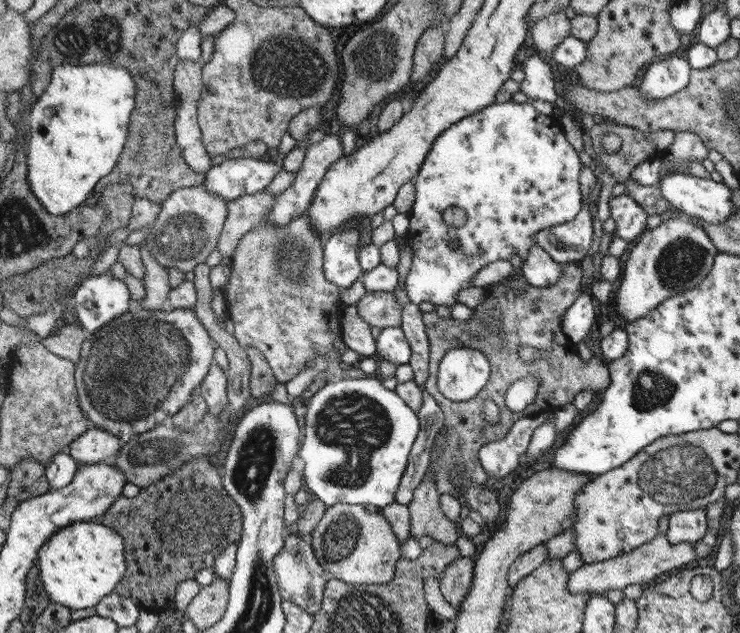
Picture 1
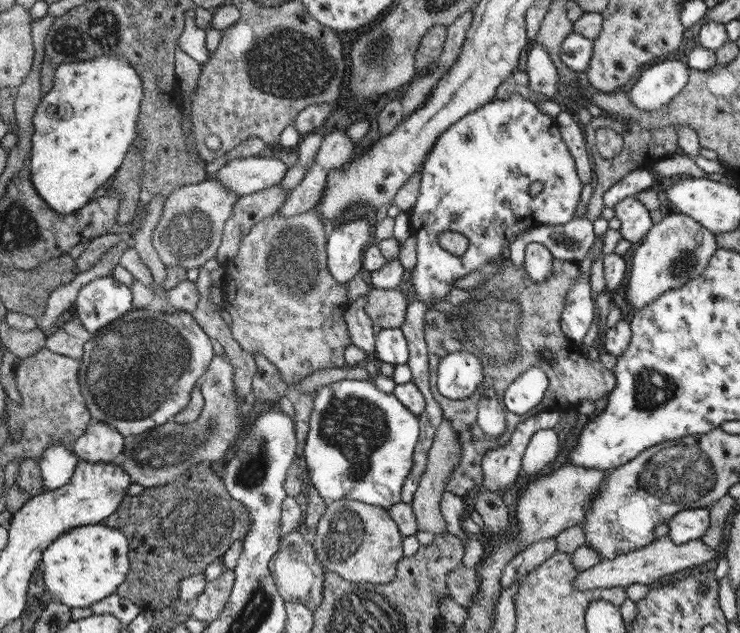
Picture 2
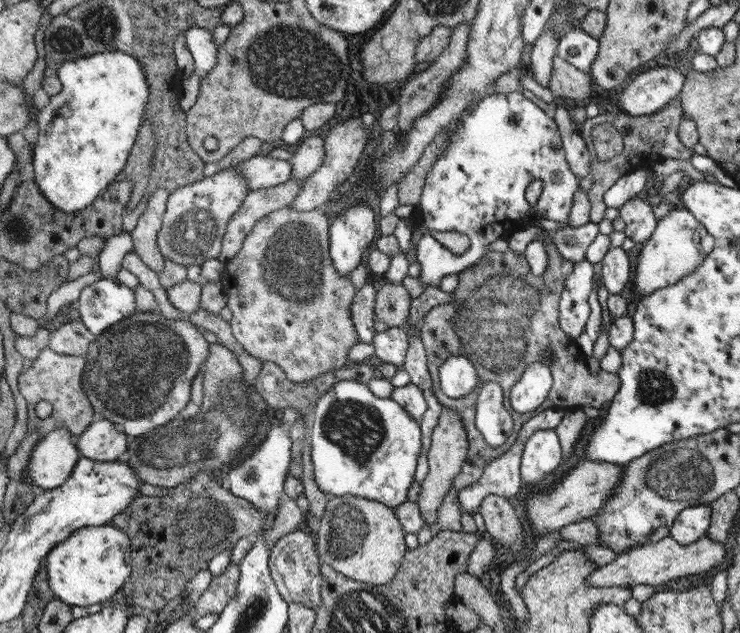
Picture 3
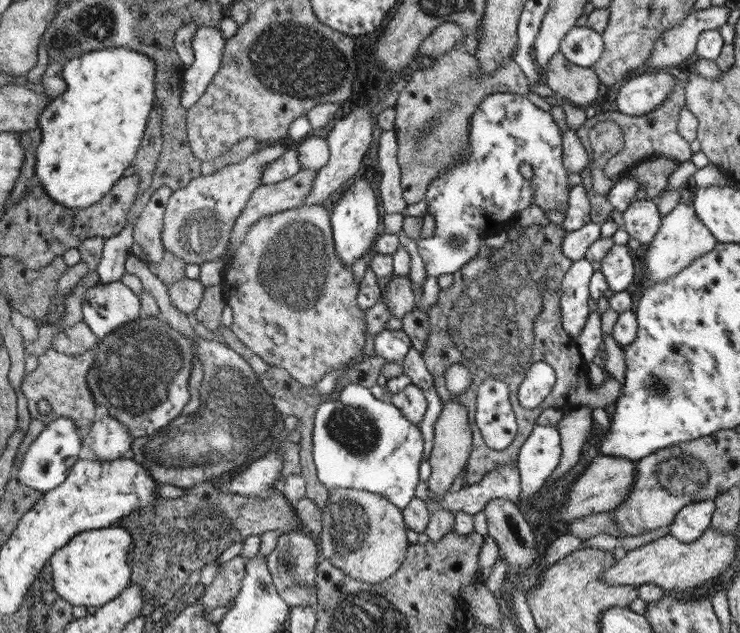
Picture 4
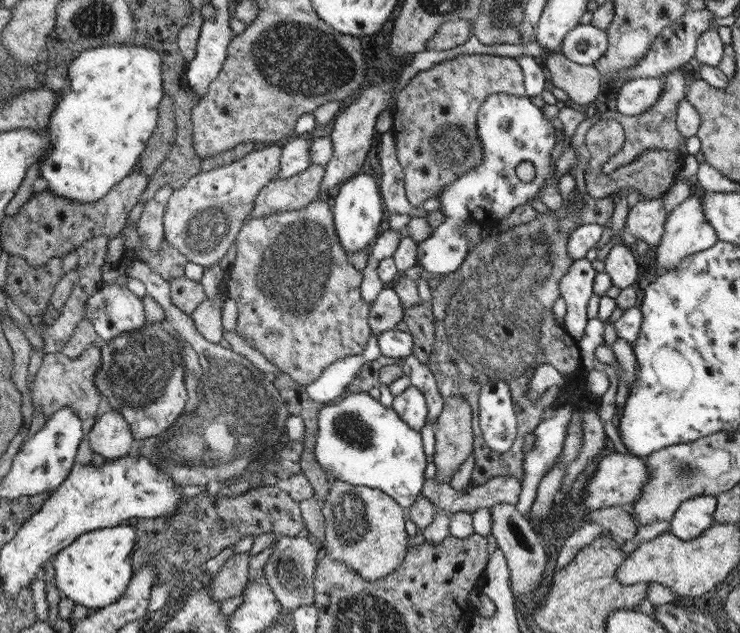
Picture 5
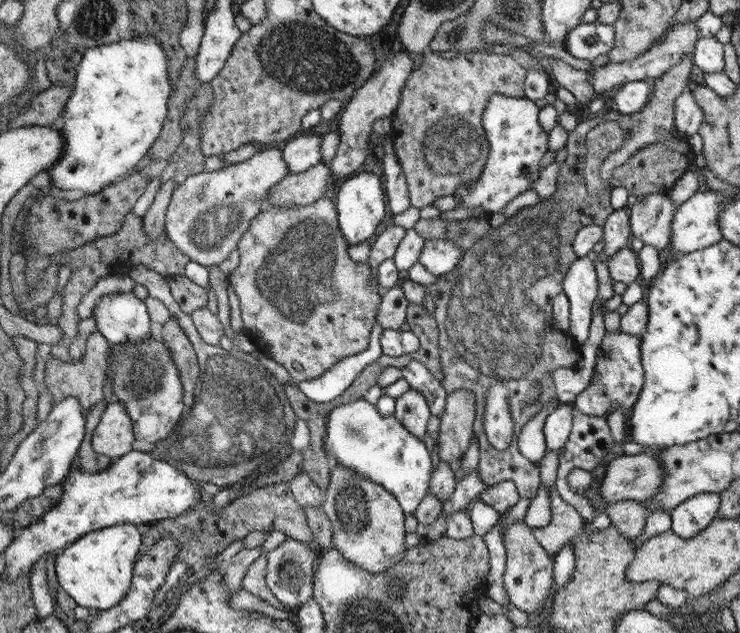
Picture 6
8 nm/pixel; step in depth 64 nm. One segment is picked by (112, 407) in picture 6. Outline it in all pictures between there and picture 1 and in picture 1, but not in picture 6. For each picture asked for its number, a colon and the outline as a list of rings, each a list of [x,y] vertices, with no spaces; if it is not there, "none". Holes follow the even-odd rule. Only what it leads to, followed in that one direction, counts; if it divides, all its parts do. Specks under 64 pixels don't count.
1: [[[89,426],[89,430],[79,436],[75,442],[69,444],[67,448],[67,454],[71,454],[77,464],[99,464],[105,462],[107,458],[113,458],[119,454],[123,442],[119,442],[119,438],[103,432],[103,430],[97,430],[95,426]]]
2: [[[91,422],[85,432],[71,444],[79,460],[109,464],[117,454],[123,454],[125,438],[105,422]]]
3: [[[103,418],[99,422],[91,422],[75,444],[85,458],[97,462],[115,462],[125,450],[129,450],[129,440],[131,438],[121,432],[117,424]]]
4: [[[103,416],[101,420],[93,422],[91,432],[87,438],[83,438],[83,444],[87,444],[99,460],[117,460],[123,452],[127,452],[133,444],[131,432],[113,416]]]
5: [[[109,410],[95,420],[91,432],[87,434],[87,442],[91,452],[101,454],[107,460],[119,460],[129,454],[133,442],[131,426],[123,418],[121,412]]]

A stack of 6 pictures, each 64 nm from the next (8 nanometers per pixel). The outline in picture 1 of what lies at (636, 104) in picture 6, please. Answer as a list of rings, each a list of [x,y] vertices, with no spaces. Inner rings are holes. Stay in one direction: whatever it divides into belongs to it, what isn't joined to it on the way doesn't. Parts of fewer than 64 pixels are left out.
[[[665,58],[663,62],[651,64],[651,68],[641,76],[641,80],[637,82],[635,88],[637,88],[637,92],[641,94],[641,98],[645,102],[665,100],[665,98],[677,94],[679,90],[683,90],[689,84],[689,74],[691,74],[691,68],[689,68],[687,60],[683,60],[683,58]]]

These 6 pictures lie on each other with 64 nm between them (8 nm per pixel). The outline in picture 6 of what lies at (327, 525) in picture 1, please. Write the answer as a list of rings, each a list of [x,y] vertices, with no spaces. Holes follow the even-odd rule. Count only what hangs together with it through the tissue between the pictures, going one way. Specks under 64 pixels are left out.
[[[335,462],[331,464],[331,480],[327,484],[327,490],[323,492],[323,498],[325,498],[323,512],[329,516],[331,526],[333,526],[333,546],[339,554],[345,554],[347,560],[351,560],[353,564],[369,572],[385,572],[387,568],[395,566],[405,556],[405,548],[403,548],[403,536],[405,536],[403,514],[405,512],[393,492],[363,478],[353,468],[345,468]]]

